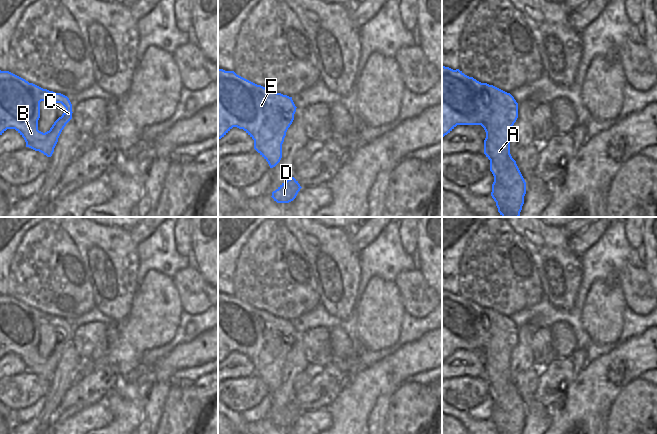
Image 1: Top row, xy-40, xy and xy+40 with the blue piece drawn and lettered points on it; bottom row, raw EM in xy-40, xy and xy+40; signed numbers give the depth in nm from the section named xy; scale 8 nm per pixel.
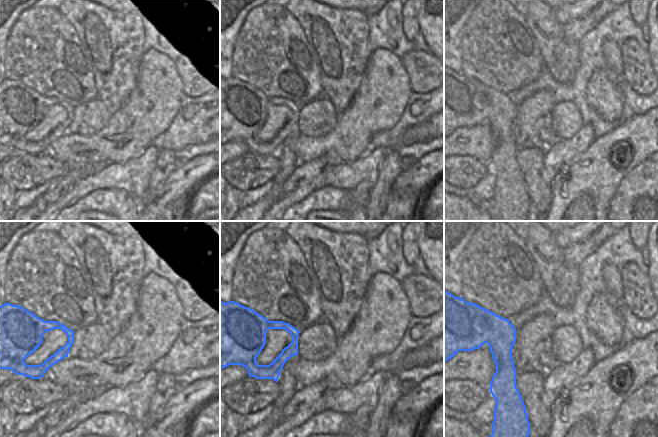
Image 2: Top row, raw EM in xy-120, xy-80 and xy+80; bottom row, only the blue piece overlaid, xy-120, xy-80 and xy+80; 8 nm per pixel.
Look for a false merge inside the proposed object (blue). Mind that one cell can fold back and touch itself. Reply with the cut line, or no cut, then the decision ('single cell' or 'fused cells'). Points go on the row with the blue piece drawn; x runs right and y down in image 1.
cut none; single cell

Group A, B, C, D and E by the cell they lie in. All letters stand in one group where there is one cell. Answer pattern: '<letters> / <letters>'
A B C D E

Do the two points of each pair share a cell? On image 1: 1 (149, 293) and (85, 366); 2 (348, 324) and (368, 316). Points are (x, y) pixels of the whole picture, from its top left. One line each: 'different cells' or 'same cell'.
1: same cell
2: different cells

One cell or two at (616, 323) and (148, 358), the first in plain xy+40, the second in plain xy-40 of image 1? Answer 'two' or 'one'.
two

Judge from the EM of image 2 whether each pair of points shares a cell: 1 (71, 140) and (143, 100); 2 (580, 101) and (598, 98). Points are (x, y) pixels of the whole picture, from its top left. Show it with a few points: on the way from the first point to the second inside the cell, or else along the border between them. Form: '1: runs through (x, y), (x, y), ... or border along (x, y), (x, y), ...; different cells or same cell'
1: runs through (89, 141), (109, 134), (125, 118); same cell
2: border along (589, 77), (586, 83), (586, 103), (601, 117); different cells

